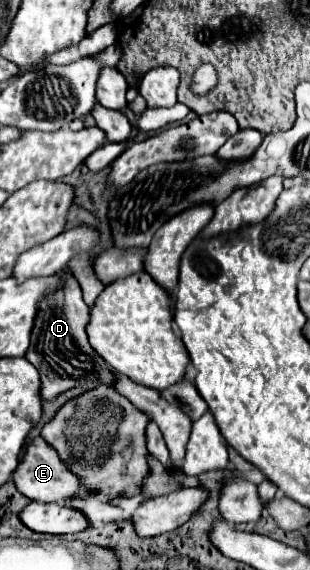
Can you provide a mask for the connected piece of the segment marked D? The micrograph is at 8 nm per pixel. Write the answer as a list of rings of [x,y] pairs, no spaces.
[[[66,279],[66,289],[62,293],[56,293],[50,297],[50,301],[42,303],[42,313],[38,313],[38,323],[34,325],[34,335],[30,341],[30,349],[26,353],[26,359],[32,361],[32,365],[40,371],[42,377],[42,397],[44,399],[56,399],[60,393],[70,391],[74,387],[98,387],[108,385],[114,387],[114,371],[98,357],[98,353],[92,349],[86,325],[90,321],[90,309],[84,303],[82,297],[76,297],[76,291],[72,291],[72,279]]]

